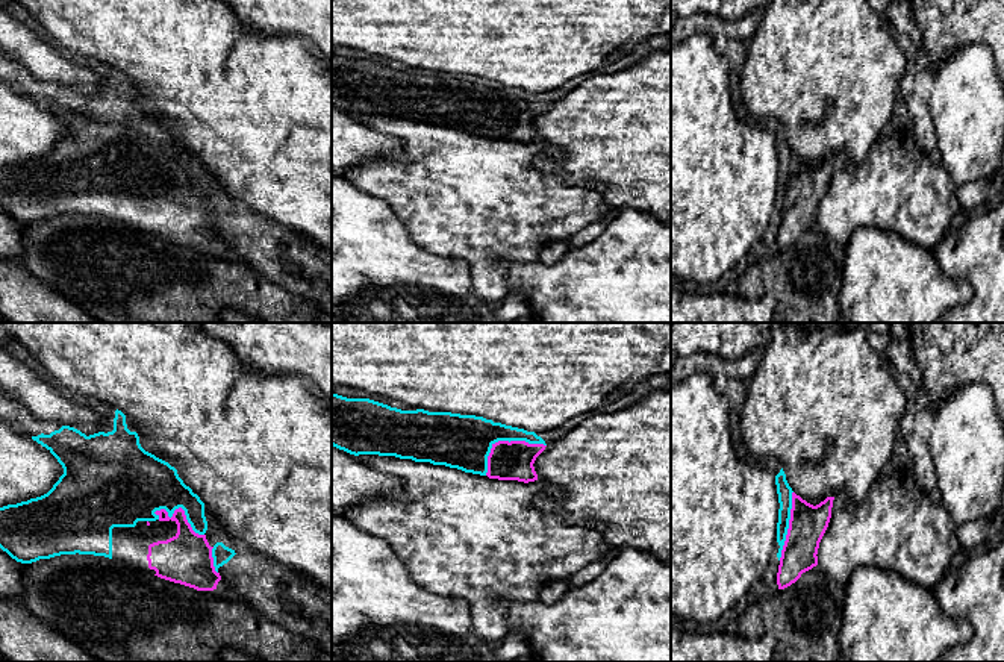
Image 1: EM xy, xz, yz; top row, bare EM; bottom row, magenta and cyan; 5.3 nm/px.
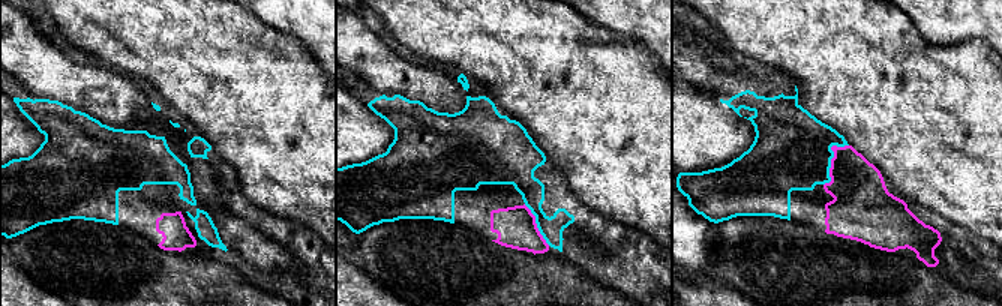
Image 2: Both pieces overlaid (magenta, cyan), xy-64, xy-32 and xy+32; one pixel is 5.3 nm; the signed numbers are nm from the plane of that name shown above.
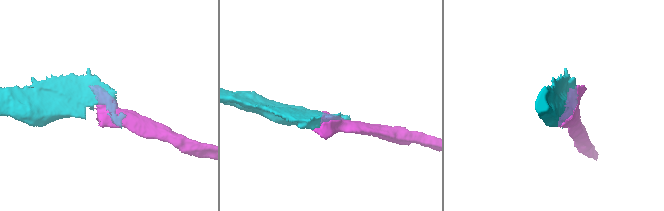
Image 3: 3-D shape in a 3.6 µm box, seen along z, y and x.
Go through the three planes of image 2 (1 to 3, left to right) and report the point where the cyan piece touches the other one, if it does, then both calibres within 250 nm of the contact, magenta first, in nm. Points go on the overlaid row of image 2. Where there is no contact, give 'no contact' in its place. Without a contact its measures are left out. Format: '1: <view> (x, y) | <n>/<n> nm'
1: no contact
2: xy-32 (536, 225) | 220/130 nm
3: xy+32 (831, 159) | 280/420 nm

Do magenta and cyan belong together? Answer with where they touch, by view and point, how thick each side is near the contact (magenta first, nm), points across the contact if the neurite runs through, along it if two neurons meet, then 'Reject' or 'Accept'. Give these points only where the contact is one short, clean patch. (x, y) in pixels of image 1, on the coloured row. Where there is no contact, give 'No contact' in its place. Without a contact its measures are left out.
Touches magenta at xz (505, 441). Thickness 200 nm (magenta) against 280 nm. Accept

